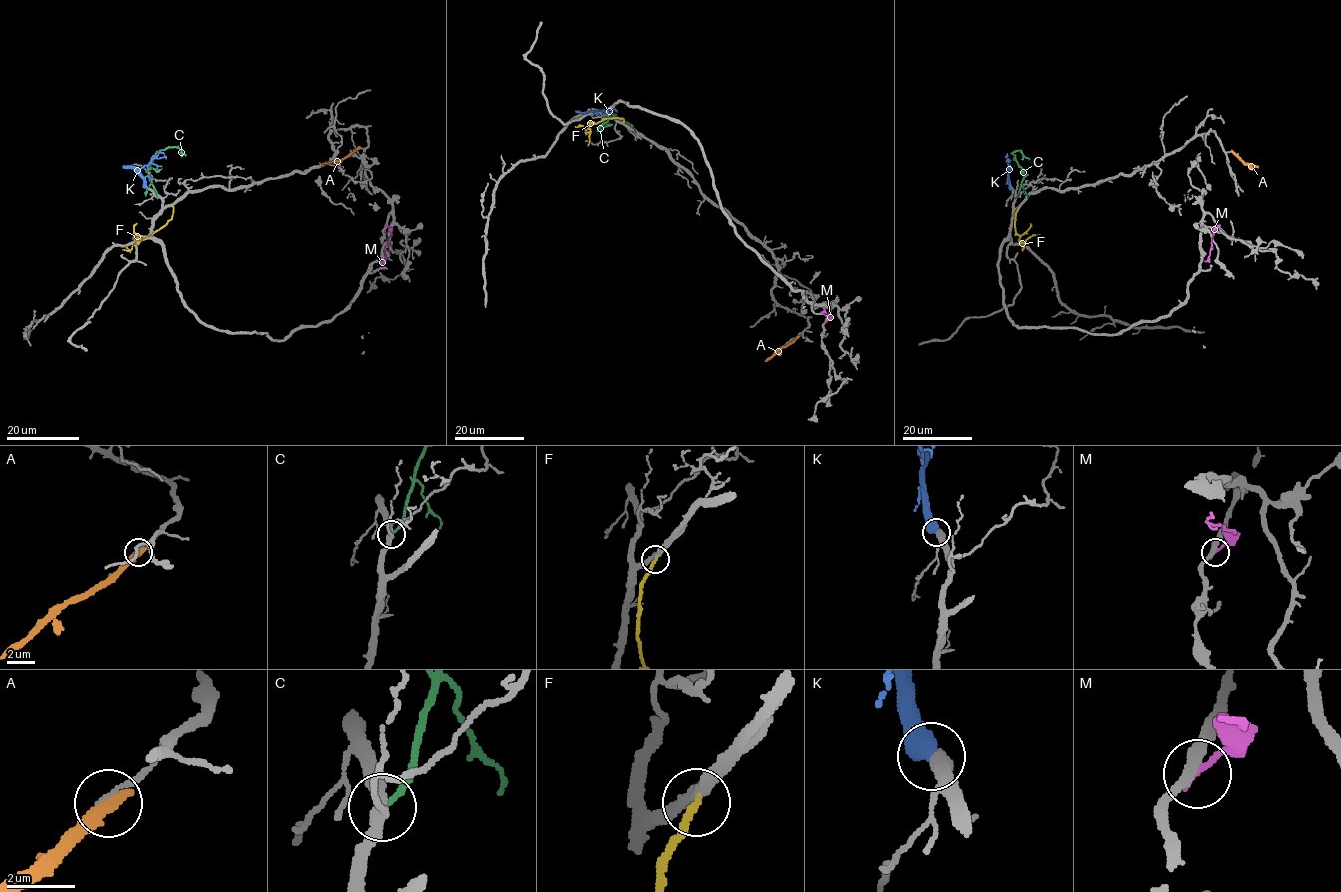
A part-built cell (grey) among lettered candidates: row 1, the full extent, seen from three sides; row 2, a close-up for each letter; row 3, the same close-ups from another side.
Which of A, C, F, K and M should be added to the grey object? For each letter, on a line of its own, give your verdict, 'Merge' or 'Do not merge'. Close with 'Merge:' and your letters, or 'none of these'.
A: Do not merge
C: Do not merge
F: Merge
K: Merge
M: Do not merge
Merge: F, K

